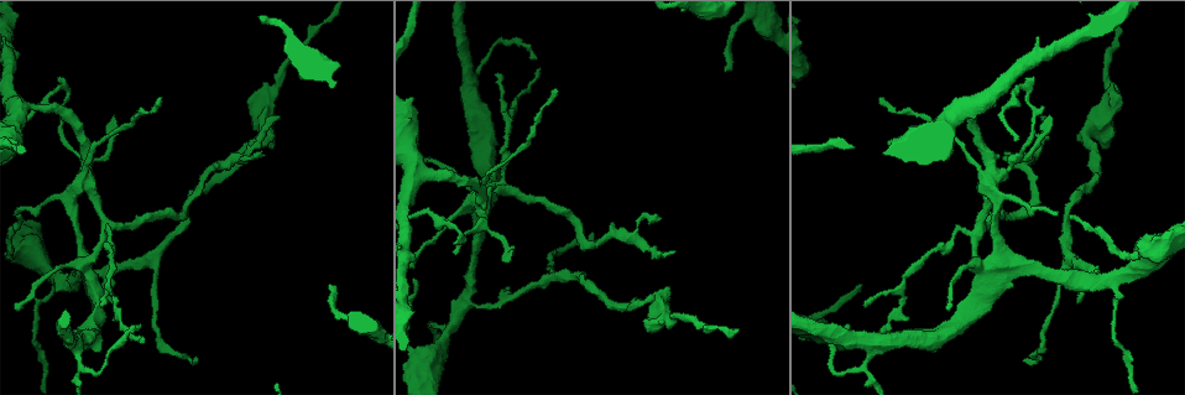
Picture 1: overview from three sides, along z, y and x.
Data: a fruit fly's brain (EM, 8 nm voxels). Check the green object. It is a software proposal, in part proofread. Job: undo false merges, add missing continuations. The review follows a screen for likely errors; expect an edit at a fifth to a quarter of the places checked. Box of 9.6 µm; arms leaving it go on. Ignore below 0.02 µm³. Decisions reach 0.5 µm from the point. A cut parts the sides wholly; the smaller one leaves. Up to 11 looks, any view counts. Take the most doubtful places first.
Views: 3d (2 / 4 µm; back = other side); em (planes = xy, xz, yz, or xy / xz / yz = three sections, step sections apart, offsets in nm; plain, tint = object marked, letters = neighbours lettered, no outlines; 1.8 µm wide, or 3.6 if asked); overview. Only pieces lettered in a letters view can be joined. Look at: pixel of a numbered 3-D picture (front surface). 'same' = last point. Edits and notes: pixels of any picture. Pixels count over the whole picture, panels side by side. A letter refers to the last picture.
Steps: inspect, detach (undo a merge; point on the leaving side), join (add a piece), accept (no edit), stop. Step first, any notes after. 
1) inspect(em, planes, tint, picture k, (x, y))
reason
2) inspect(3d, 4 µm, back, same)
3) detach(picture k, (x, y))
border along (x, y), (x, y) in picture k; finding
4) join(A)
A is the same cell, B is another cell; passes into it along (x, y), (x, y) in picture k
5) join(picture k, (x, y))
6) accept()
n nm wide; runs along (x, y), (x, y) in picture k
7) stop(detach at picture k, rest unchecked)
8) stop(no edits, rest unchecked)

inspect(em, yz, step 8, letters, picture 1, (82, 185))
looks like a crossing

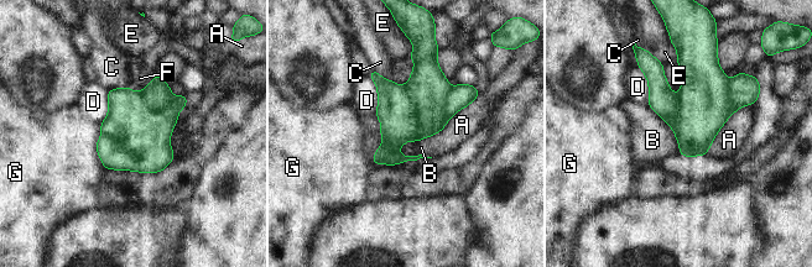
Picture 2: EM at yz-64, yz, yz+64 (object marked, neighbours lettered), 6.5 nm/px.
inspect(em, planes, letters, same)

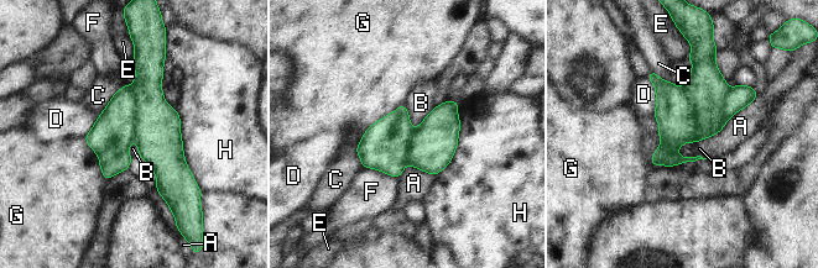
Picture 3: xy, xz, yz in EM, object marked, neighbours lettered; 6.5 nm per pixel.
detach(picture 3, (157, 127))
A, B, C, D, E, F, G and H are other cells; the part that leaves runs along (136, 62), (168, 199) in picture 3; a second neuron is stuck on

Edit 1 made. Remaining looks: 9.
inspect(overview)
redraw

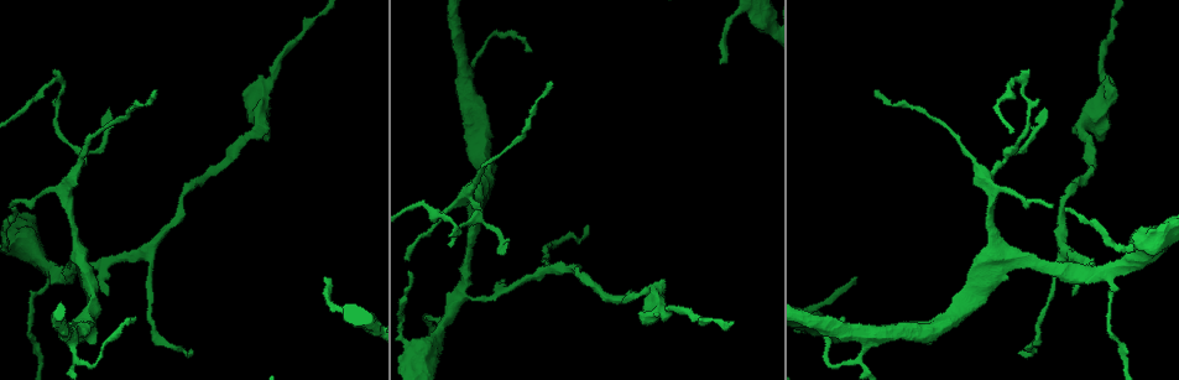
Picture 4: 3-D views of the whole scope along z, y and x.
inspect(em, planes, plain, picture 4, (721, 62))
branch stops here

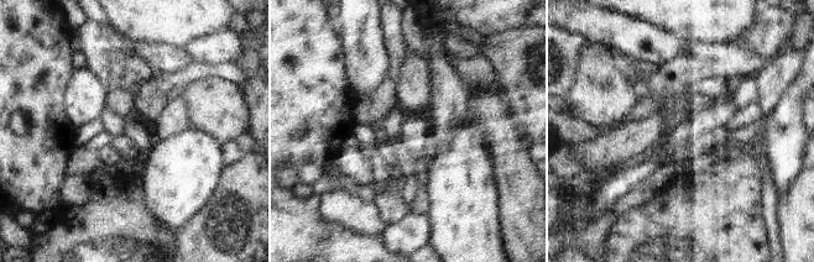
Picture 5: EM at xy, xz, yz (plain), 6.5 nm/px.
inspect(em, planes, letters, same)
what lies round it

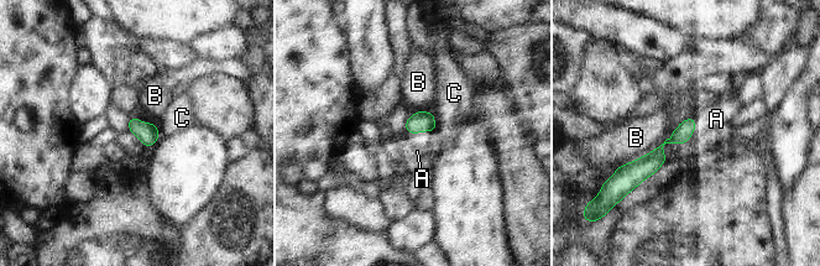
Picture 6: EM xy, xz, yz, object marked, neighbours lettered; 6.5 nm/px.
join(A)
110 nm wide; A is the same cell, B and C are other cells; passes into it along (683, 132), (694, 121), (716, 119) in picture 6; it goes on there

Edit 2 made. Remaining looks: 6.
inspect(3d, 4 µm, picture 4, (462, 301))
three arms meet

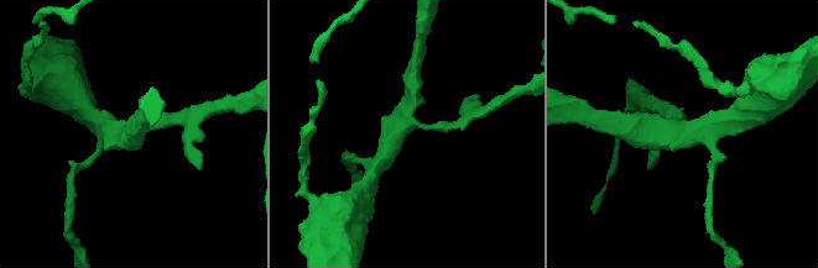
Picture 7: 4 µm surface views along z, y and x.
inspect(em, planes, letters, picture 7, (680, 131))
3 arms

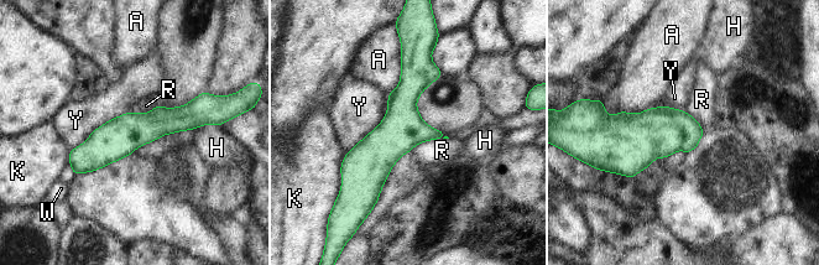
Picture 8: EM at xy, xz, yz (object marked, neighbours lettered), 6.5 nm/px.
accept()
260 nm wide; A, H, K, R, W and Y are other cells; all the same neuron

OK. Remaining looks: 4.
stop(detach at picture 3, join at picture 6, rest unchecked)

